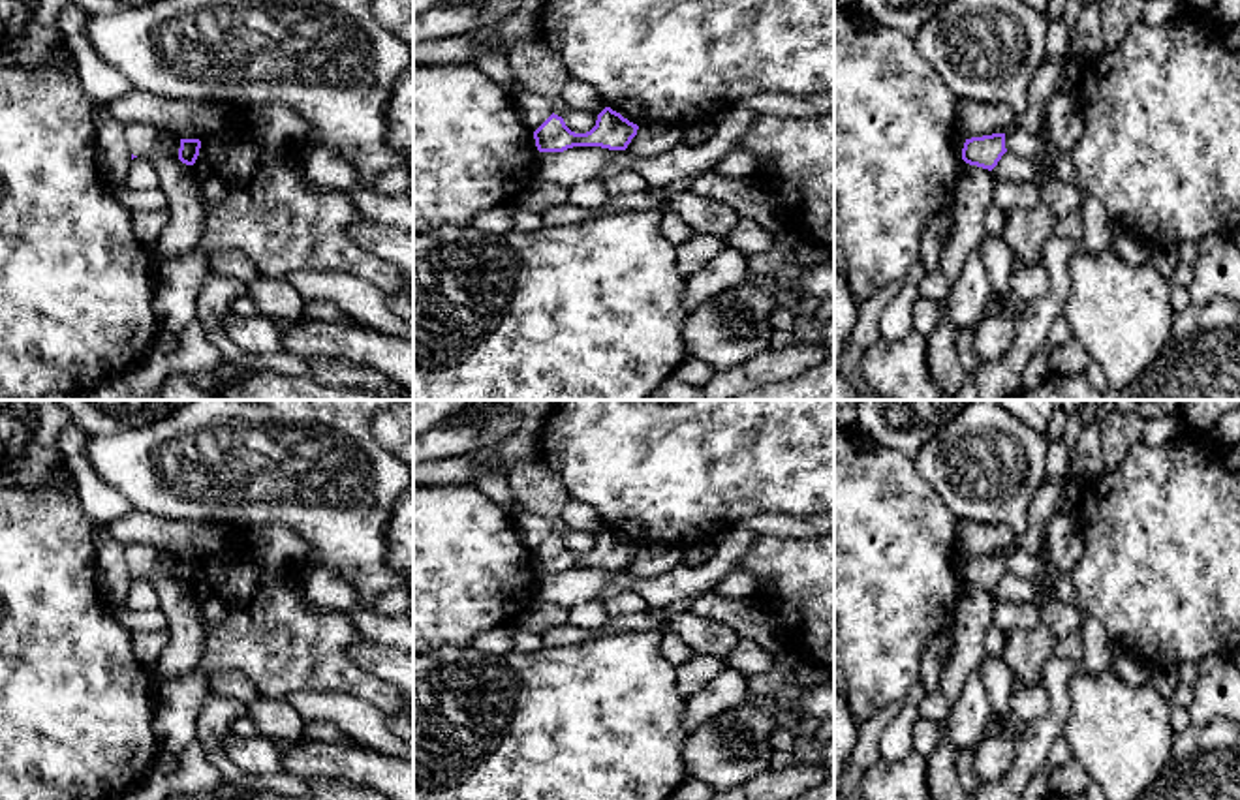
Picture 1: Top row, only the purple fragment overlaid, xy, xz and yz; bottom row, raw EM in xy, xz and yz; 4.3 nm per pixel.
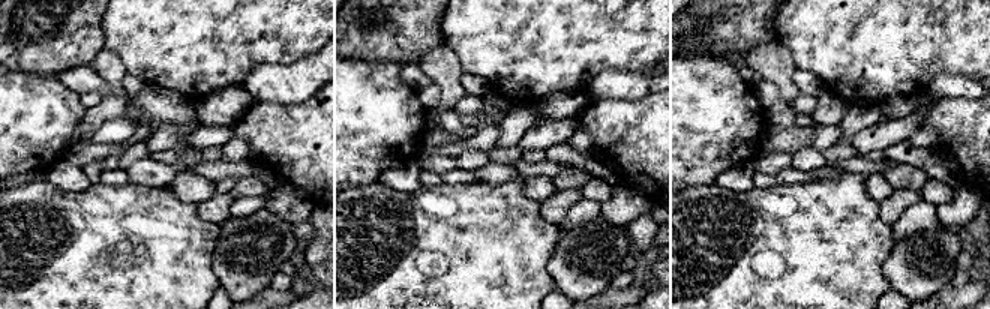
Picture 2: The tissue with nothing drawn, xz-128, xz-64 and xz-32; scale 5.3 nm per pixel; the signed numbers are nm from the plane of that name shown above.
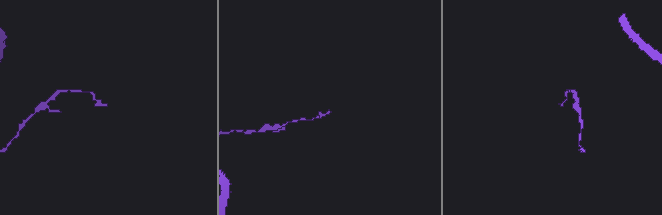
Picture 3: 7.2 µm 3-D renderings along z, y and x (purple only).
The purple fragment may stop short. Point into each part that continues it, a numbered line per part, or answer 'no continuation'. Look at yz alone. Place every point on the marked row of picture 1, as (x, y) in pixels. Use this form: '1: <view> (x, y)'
no continuation

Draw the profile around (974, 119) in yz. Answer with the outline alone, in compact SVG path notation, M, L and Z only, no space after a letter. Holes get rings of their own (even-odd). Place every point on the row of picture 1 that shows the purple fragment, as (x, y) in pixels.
M960 100L956 105L956 131L966 139L1013 130L1013 111L1005 105Z

